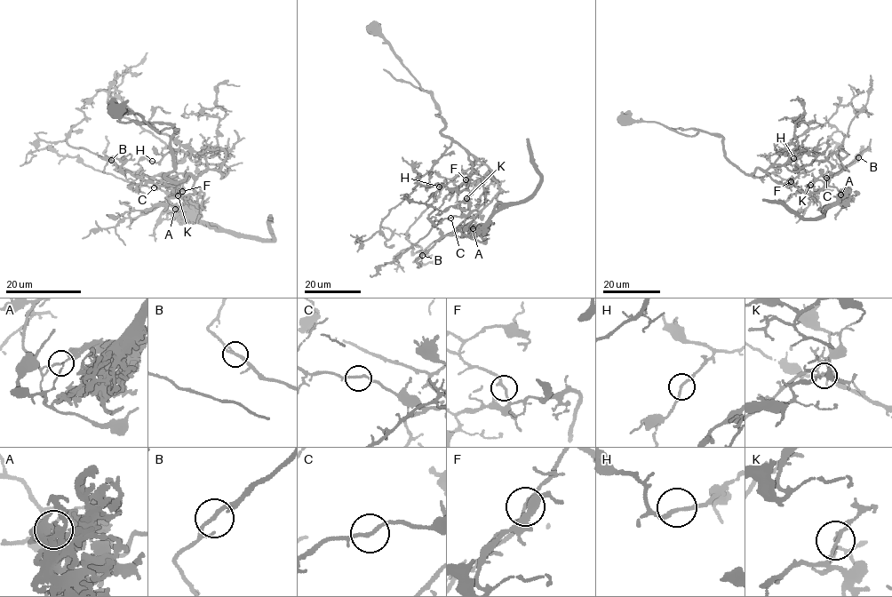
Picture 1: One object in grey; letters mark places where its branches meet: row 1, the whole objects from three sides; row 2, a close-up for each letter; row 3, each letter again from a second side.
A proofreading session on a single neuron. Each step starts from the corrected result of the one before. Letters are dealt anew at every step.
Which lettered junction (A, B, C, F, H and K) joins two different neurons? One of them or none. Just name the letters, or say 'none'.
A

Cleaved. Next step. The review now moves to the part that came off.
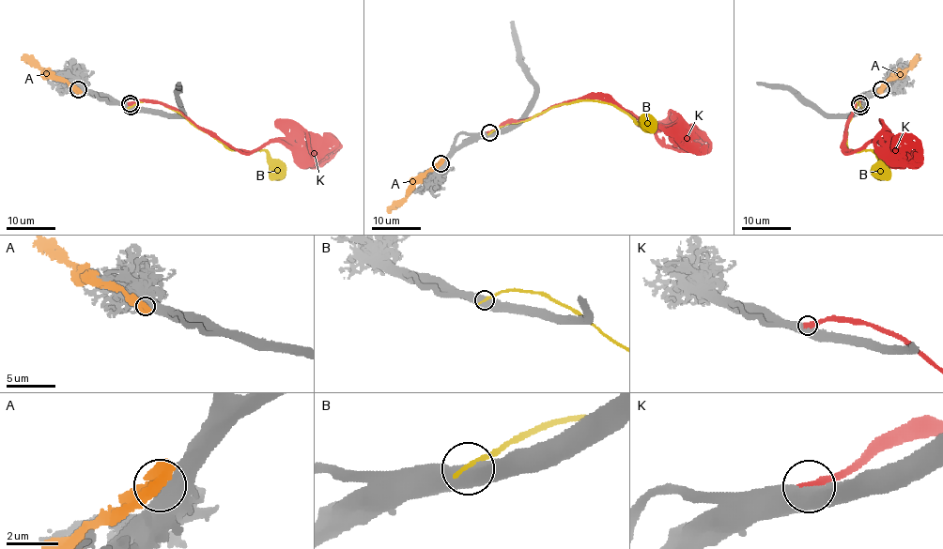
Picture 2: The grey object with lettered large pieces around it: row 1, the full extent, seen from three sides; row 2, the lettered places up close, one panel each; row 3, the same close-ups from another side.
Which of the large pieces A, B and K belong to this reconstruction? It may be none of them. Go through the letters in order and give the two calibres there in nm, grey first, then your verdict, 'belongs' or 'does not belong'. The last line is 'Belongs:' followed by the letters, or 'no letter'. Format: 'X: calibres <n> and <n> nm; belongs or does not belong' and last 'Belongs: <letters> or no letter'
A: calibres 550 and 800 nm; does not belong
B: calibres 650 and 240 nm; does not belong
K: calibres 700 and 360 nm; belongs
Belongs: K

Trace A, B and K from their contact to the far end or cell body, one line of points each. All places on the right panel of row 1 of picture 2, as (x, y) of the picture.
A: (882, 89), (887, 82), (921, 58)
B: (861, 106), (857, 101), (847, 125), (848, 149), (871, 151), (879, 158), (880, 175), (884, 179)
K: (859, 104), (855, 101), (846, 128), (845, 148), (855, 151), (873, 141), (888, 149), (910, 149), (921, 145)

